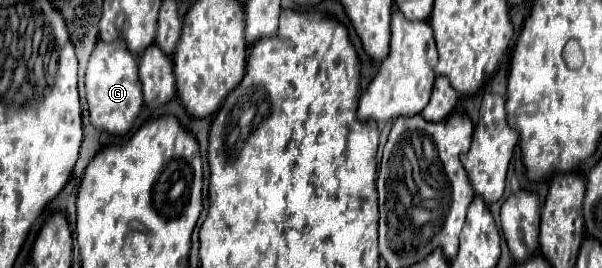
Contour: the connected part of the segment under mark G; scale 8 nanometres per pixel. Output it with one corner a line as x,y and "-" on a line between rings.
122,40
106,44
98,42
86,68
86,100
90,106
90,122
94,128
114,136
126,136
142,108
142,90
138,90
138,60
130,54

